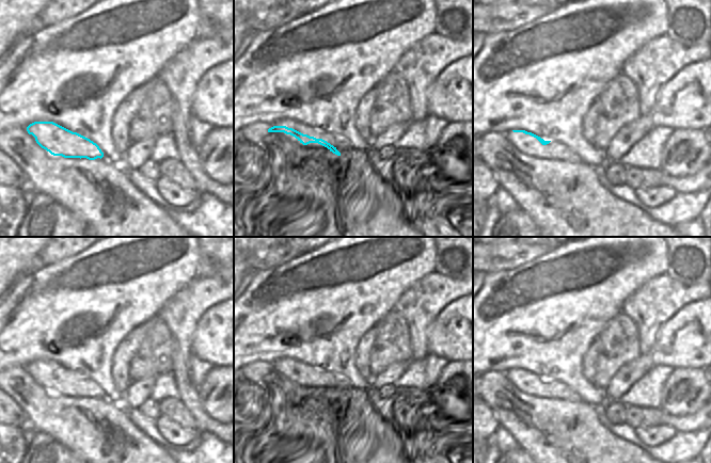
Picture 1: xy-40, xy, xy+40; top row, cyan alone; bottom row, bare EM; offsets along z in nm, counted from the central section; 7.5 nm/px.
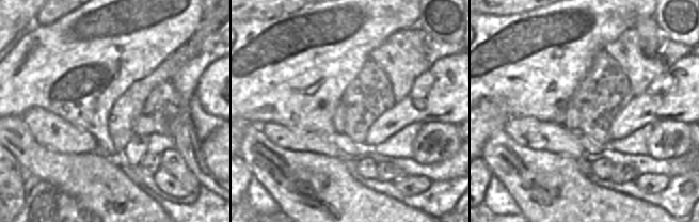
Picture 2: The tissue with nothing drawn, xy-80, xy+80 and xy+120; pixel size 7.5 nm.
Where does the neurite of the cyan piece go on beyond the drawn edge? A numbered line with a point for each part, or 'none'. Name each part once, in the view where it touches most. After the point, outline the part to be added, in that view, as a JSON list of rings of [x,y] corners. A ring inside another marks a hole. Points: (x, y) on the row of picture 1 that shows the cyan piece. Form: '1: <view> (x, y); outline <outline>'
1: xy (287, 143); outline [[[268,132],[270,141],[282,151],[301,158],[318,158],[320,160],[341,160],[341,156],[333,154],[318,143],[303,145],[298,139],[284,132]]]

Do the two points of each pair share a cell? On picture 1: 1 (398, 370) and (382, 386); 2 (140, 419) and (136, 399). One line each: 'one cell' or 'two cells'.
1: one cell
2: two cells

